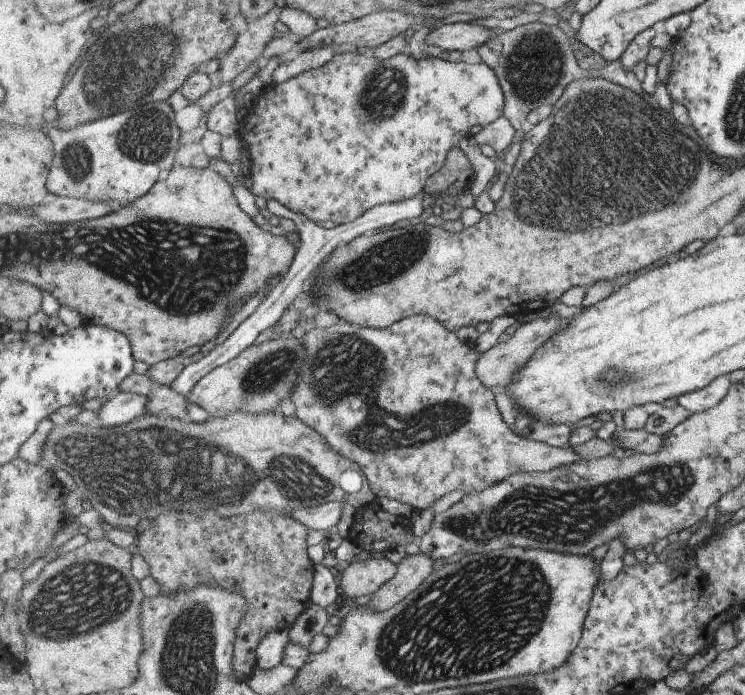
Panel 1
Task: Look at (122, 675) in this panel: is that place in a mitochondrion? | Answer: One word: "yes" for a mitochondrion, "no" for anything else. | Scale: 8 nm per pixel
no

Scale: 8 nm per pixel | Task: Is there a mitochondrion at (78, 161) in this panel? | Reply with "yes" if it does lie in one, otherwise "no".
yes

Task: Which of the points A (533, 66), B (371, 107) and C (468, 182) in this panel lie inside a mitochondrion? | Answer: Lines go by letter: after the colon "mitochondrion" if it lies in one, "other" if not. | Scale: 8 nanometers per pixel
A: mitochondrion
B: mitochondrion
C: other

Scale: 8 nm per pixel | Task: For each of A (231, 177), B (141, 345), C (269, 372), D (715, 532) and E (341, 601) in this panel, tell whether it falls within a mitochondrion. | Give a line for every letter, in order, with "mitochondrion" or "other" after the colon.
A: other
B: other
C: mitochondrion
D: other
E: other

